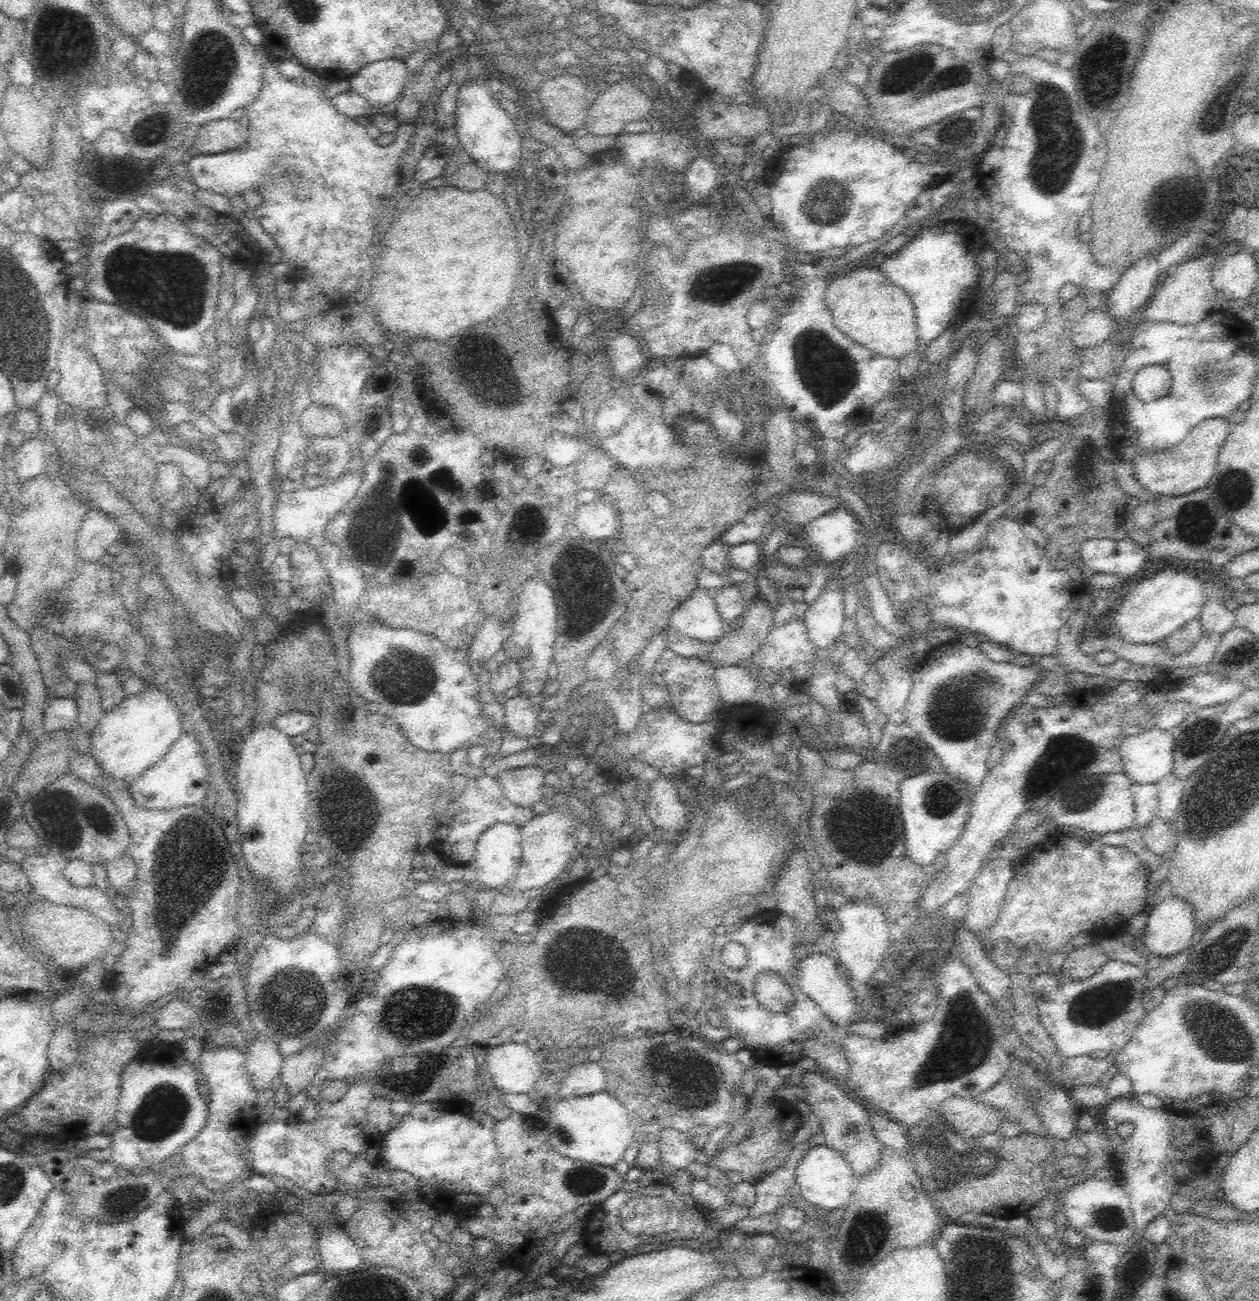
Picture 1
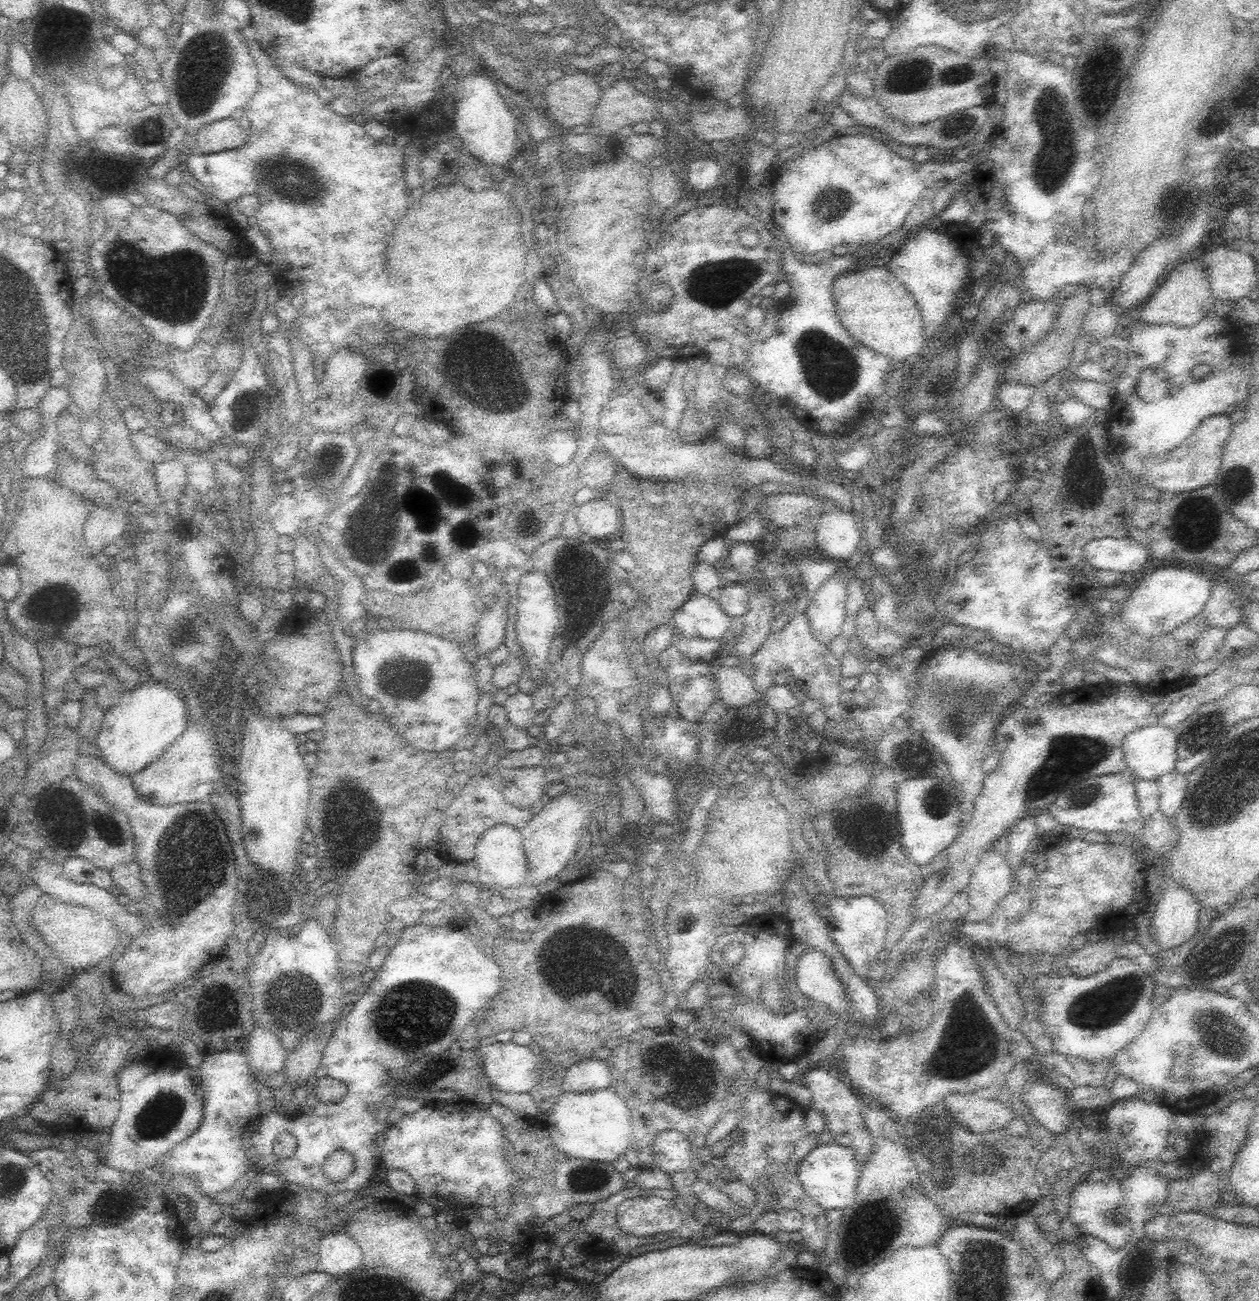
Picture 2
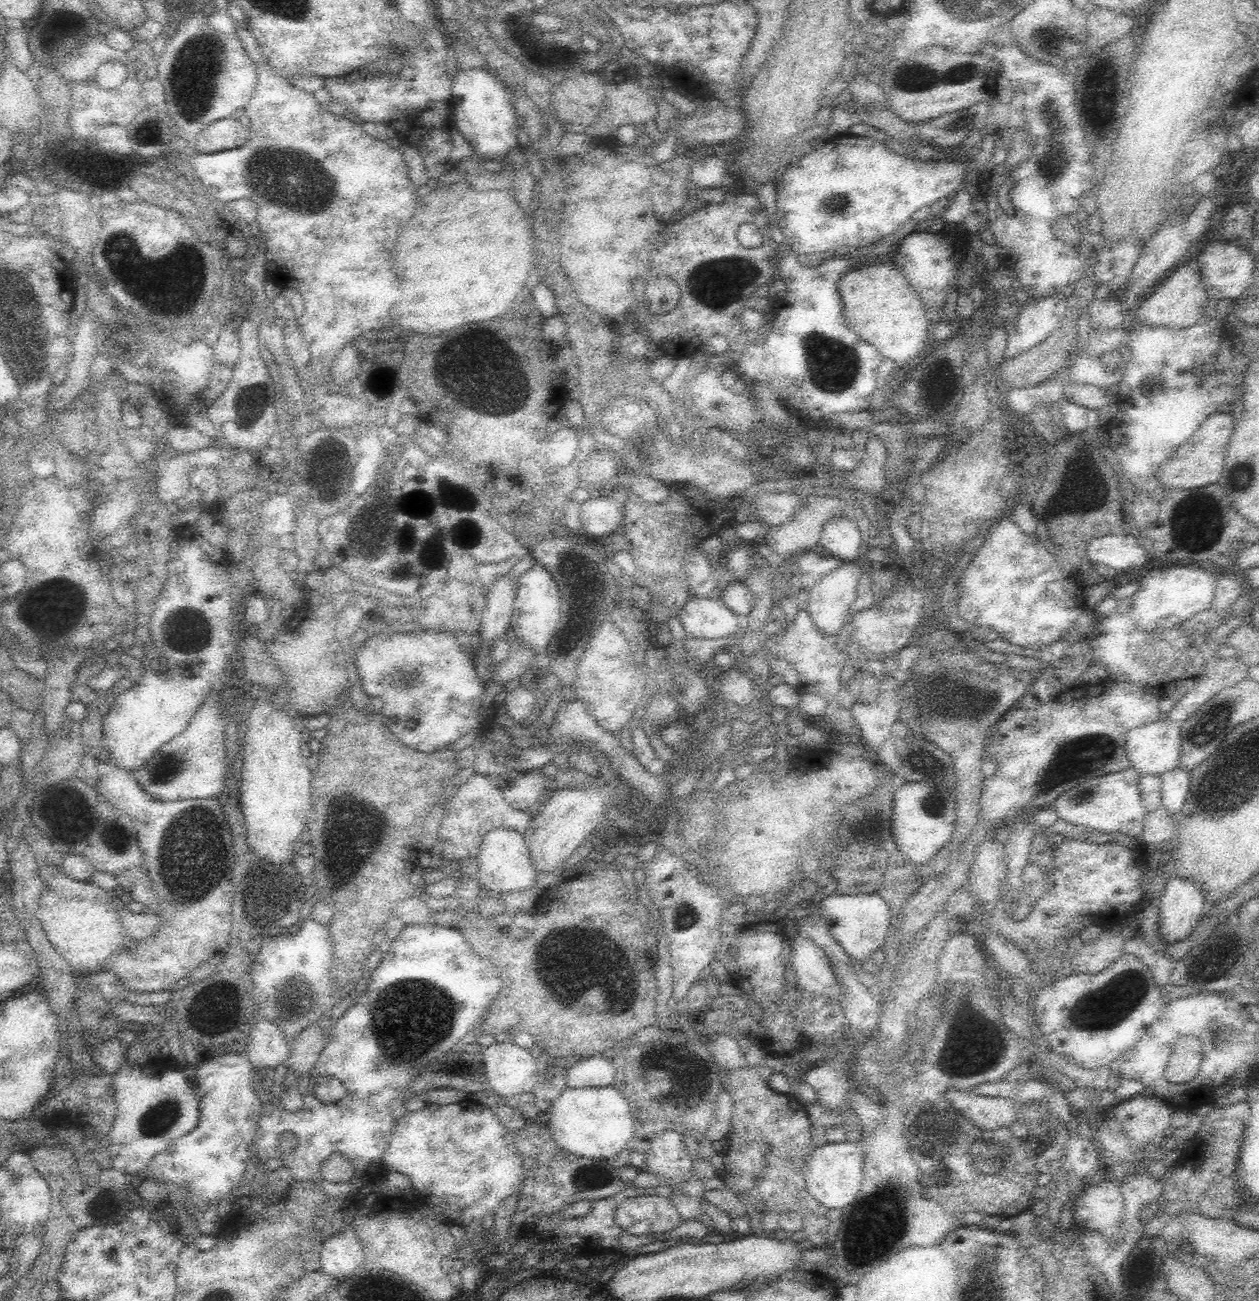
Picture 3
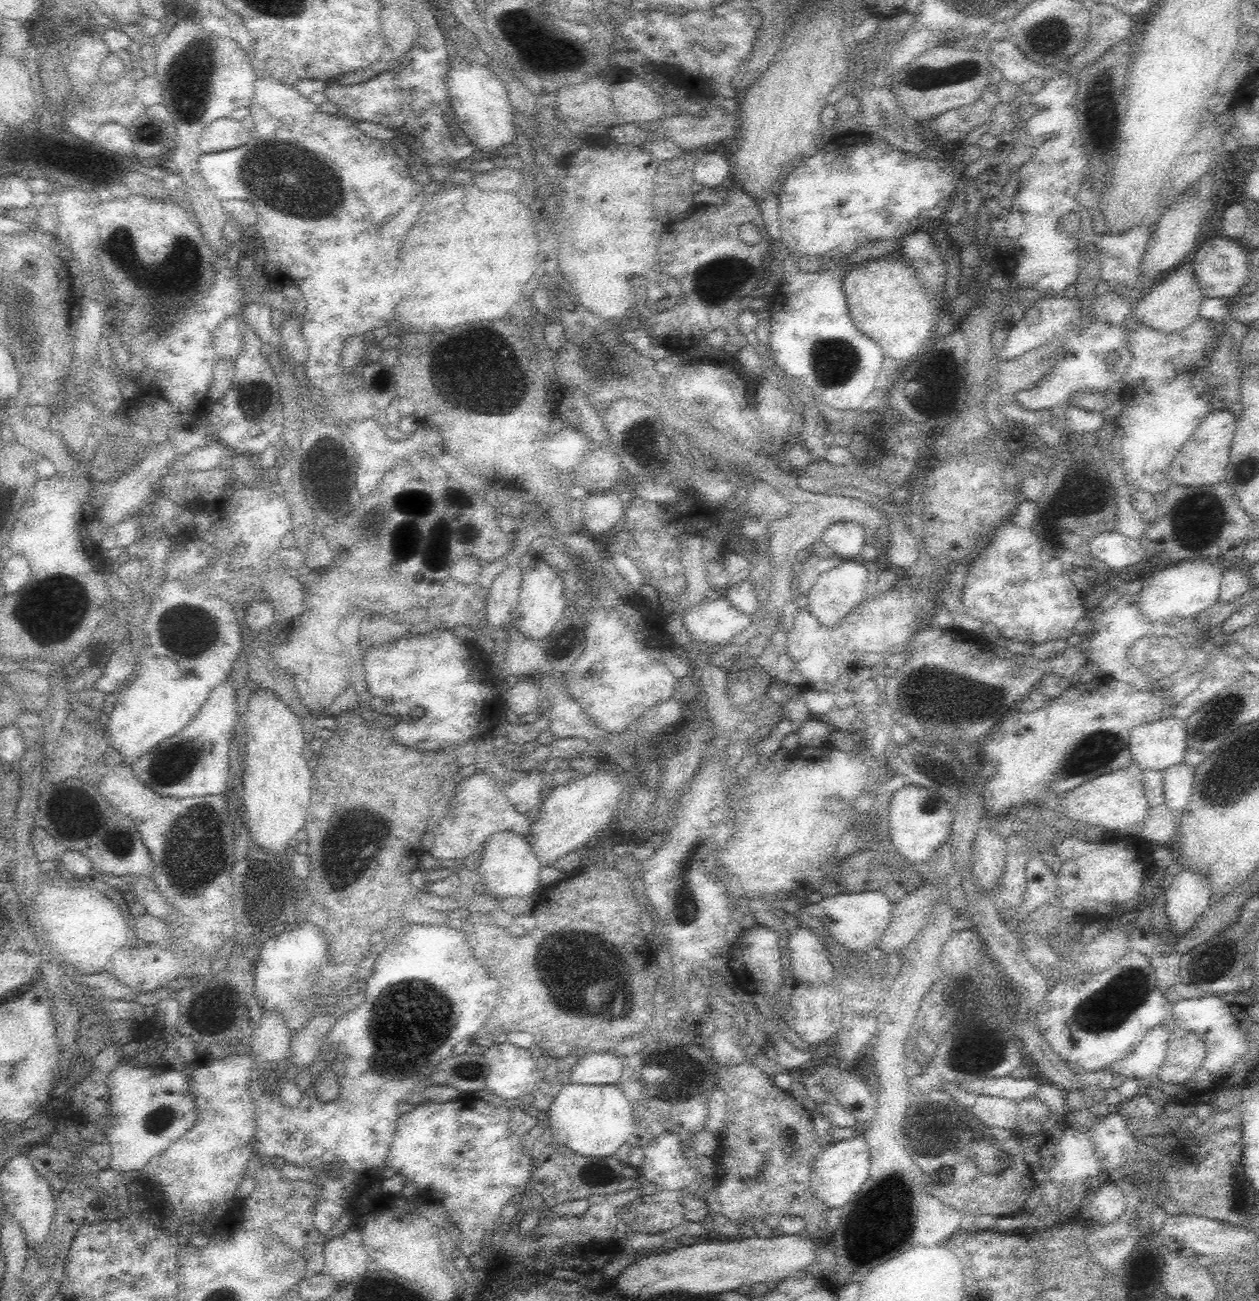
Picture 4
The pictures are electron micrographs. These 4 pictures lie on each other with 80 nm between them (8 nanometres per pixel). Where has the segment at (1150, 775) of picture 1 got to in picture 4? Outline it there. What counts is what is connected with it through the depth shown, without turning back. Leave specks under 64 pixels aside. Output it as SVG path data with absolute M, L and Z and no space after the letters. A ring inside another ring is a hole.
M1167 717L1130 732L1130 753L1142 770L1166 770L1186 756L1186 724Z

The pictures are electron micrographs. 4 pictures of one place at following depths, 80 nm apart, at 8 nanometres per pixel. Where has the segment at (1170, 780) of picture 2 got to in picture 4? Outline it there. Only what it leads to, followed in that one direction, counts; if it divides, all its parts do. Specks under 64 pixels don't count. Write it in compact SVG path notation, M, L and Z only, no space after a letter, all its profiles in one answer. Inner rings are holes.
M1189 764L1172 766L1164 772L1163 791L1166 806L1175 812L1180 812L1188 806L1190 794L1194 788L1194 768Z

